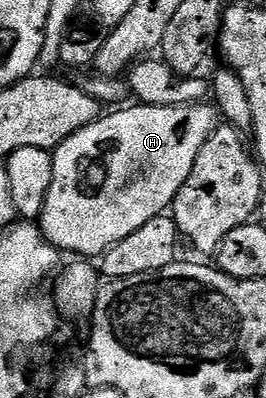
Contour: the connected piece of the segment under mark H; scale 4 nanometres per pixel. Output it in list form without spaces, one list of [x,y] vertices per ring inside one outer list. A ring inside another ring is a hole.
[[[141,102],[135,105],[135,108],[122,106],[107,111],[110,112],[107,116],[106,113],[99,115],[97,120],[53,149],[52,186],[48,186],[40,227],[48,243],[63,253],[75,252],[78,258],[101,257],[116,242],[124,242],[128,234],[136,234],[144,222],[152,222],[152,218],[163,215],[173,205],[180,186],[188,182],[196,154],[200,154],[204,142],[216,127],[215,109],[206,102],[179,108]]]

